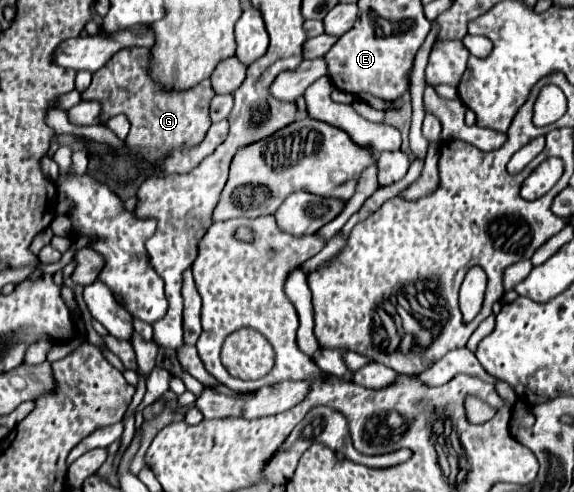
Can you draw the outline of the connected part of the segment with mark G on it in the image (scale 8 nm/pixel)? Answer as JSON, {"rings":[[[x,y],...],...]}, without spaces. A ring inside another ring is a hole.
{"rings":[[[145,47],[121,49],[121,53],[115,53],[113,61],[105,65],[105,69],[93,73],[93,81],[81,93],[81,99],[83,101],[93,99],[101,105],[99,115],[101,125],[105,125],[107,119],[111,119],[117,113],[127,115],[131,123],[127,141],[129,149],[151,163],[159,163],[175,149],[191,149],[203,141],[207,129],[211,127],[209,103],[215,93],[209,81],[201,81],[199,85],[179,93],[161,91],[157,85],[153,85],[147,67],[149,67],[149,49]]]}

